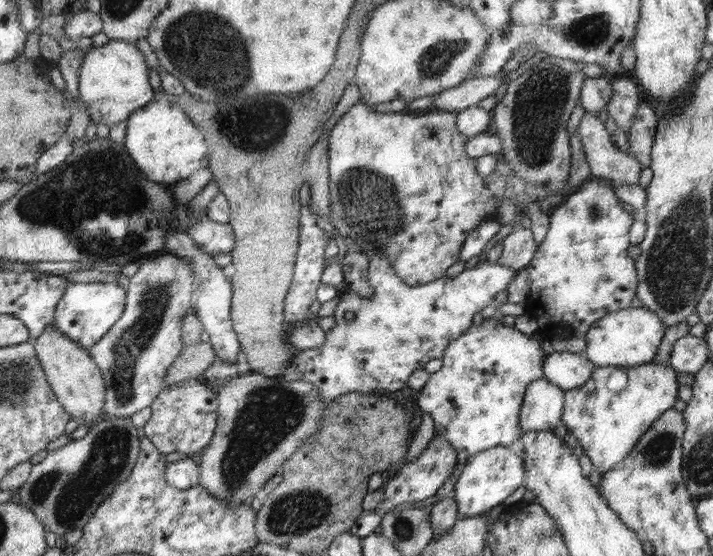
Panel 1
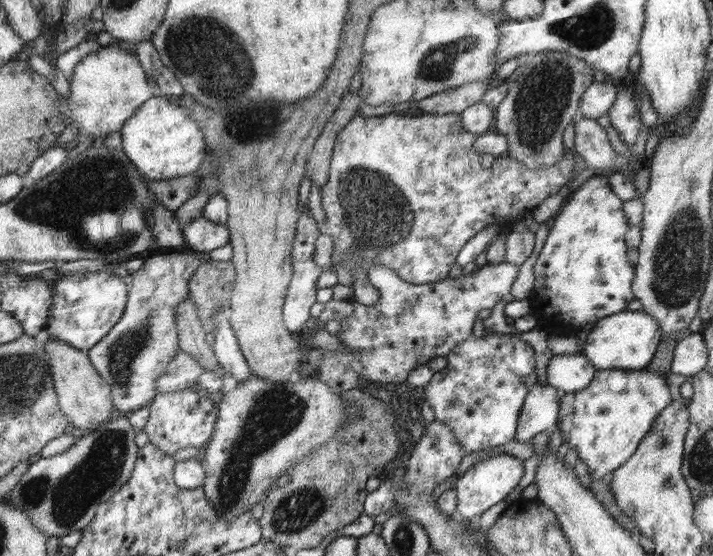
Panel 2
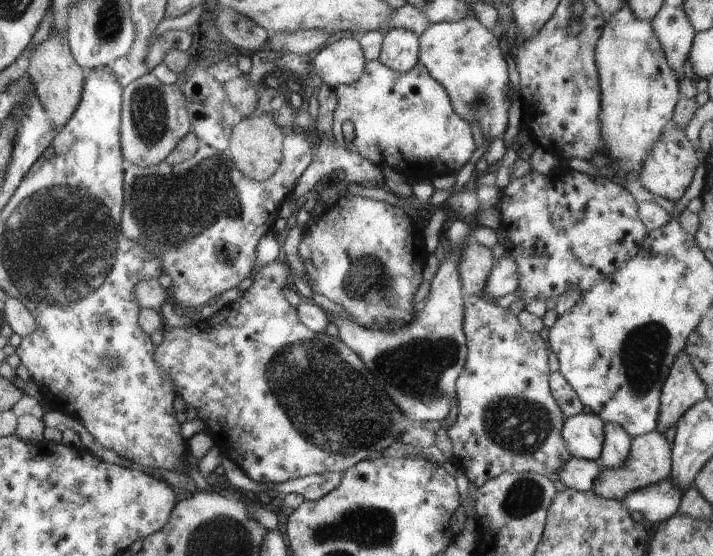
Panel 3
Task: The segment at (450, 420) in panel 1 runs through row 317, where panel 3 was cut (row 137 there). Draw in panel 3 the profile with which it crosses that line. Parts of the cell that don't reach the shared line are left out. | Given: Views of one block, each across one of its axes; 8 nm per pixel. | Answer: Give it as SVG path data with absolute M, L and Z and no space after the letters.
M477 18L431 23L420 37L420 62L447 90L458 116L478 124L480 132L495 139L508 126L508 68L496 36Z

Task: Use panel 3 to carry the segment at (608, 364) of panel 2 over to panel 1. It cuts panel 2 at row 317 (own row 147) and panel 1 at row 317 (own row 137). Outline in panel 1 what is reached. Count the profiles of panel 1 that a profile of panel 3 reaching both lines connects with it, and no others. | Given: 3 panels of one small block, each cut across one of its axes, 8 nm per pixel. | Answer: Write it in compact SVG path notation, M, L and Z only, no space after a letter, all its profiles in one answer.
M646 307L611 312L590 327L584 336L584 355L598 367L636 367L652 363L665 338L664 321Z

